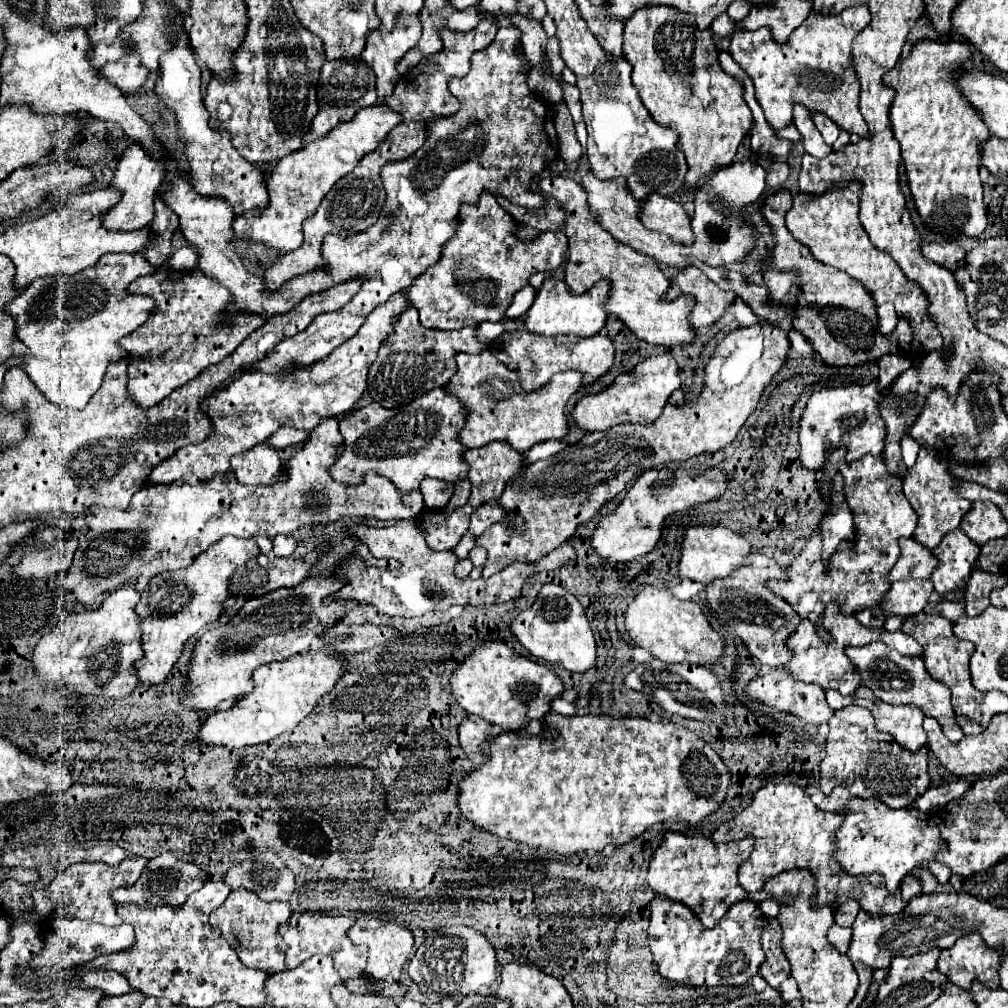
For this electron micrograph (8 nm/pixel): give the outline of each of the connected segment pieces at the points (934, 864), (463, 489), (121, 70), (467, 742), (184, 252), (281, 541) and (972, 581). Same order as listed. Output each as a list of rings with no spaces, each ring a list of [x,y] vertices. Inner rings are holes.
[[[934,860],[920,864],[916,867],[916,869],[926,869],[930,872],[936,872],[936,874],[933,875],[937,878],[939,884],[941,885],[948,883],[952,875],[951,870],[947,866]]]
[[[468,478],[456,482],[456,484],[454,484],[454,494],[452,494],[452,498],[450,498],[450,504],[446,504],[444,510],[450,512],[450,510],[454,510],[454,508],[460,508],[462,504],[466,504],[468,496],[470,496],[470,482],[468,482]]]
[[[130,50],[118,62],[106,62],[100,68],[100,74],[110,78],[112,84],[120,86],[124,96],[130,96],[130,94],[136,94],[142,90],[150,72],[140,64],[140,56]]]
[[[468,716],[466,720],[462,720],[458,726],[458,738],[460,738],[462,750],[466,754],[480,752],[480,746],[490,738],[490,728],[492,728],[490,724],[474,716]]]
[[[184,246],[184,248],[178,248],[178,250],[170,256],[168,264],[170,264],[170,268],[174,268],[174,270],[178,270],[178,272],[190,272],[190,270],[196,266],[196,260],[198,260],[196,252],[194,252],[190,246]]]
[[[276,536],[274,540],[274,556],[292,556],[292,552],[296,550],[296,540],[292,536]]]
[[[974,568],[966,584],[966,596],[964,596],[966,614],[970,616],[982,614],[990,606],[988,602],[990,592],[996,588],[1002,588],[1004,584],[1006,584],[1006,578],[1002,574],[990,574],[990,572]]]

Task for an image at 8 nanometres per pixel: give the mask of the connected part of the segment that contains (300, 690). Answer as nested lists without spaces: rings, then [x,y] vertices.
[[[318,642],[318,648],[310,648],[306,654],[260,666],[252,676],[254,690],[248,696],[236,700],[230,710],[210,714],[200,726],[198,742],[204,746],[224,746],[234,750],[250,744],[262,744],[286,730],[292,730],[312,712],[316,702],[340,678],[344,666],[334,658],[334,652],[334,646]]]

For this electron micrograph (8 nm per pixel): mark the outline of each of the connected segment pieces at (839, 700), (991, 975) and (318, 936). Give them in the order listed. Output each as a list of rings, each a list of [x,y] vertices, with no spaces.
[[[860,686],[852,696],[840,696],[838,690],[826,690],[826,700],[832,708],[842,708],[844,704],[858,704],[872,712],[876,728],[894,736],[898,744],[910,750],[918,750],[926,744],[926,732],[922,730],[924,712],[914,706],[892,706],[878,700],[870,688]]]
[[[966,934],[952,948],[940,952],[938,970],[964,990],[970,990],[972,980],[980,980],[988,988],[998,988],[998,960],[998,954],[988,950],[978,934]]]
[[[294,912],[290,916],[290,922],[280,928],[280,934],[284,942],[288,944],[286,950],[286,964],[288,968],[300,966],[304,960],[308,960],[314,954],[328,954],[334,958],[334,968],[340,974],[342,980],[350,976],[362,976],[366,968],[366,948],[354,946],[350,938],[346,936],[348,928],[356,922],[352,916],[324,916],[324,914],[314,914],[314,912]]]

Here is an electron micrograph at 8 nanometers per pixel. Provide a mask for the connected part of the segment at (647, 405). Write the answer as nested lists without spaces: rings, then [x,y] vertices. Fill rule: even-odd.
[[[670,352],[646,358],[638,362],[630,372],[620,372],[610,386],[606,386],[598,394],[588,394],[578,400],[578,404],[572,410],[572,418],[576,426],[582,432],[596,432],[596,430],[606,430],[616,424],[654,424],[658,416],[662,416],[662,408],[666,406],[670,394],[680,388],[680,378],[678,378],[678,364]]]

